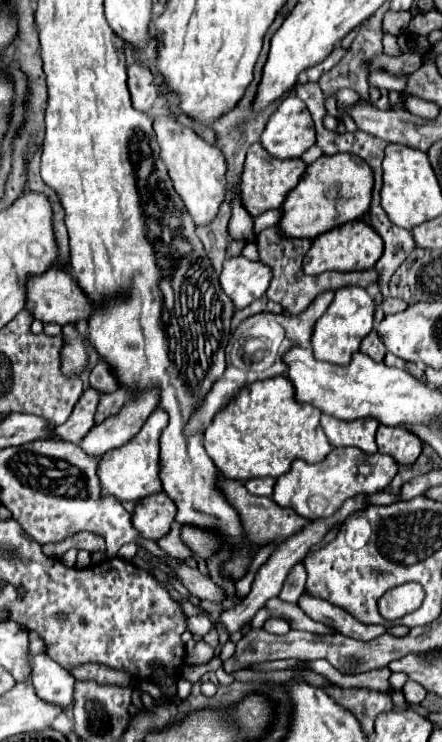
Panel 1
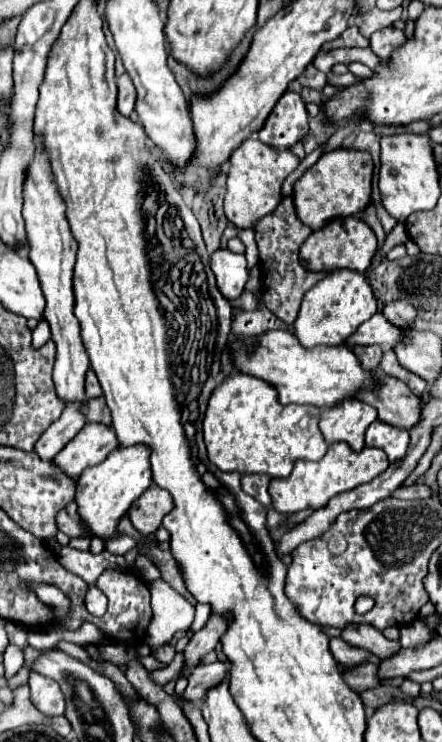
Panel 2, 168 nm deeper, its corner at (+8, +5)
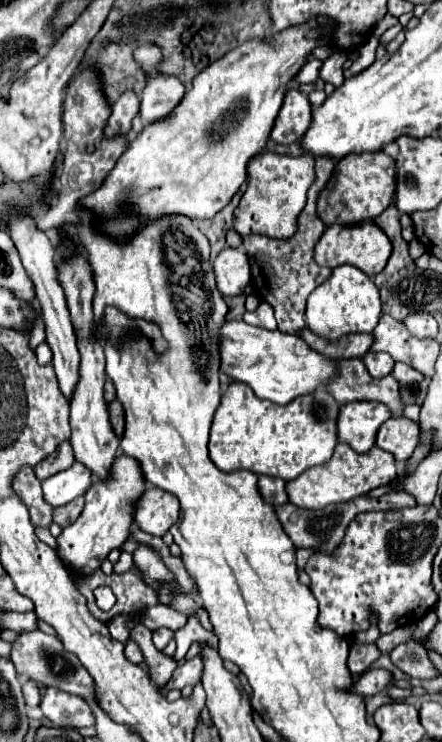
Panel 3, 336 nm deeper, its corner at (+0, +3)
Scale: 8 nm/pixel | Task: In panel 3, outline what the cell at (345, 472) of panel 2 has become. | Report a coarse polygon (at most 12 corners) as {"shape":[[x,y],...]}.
{"shape":[[338,443],[328,463],[288,481],[290,503],[324,509],[388,485],[392,453]]}

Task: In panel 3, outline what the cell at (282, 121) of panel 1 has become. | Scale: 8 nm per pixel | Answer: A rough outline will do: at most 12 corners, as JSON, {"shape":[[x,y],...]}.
{"shape":[[296,87],[288,89],[270,139],[300,141],[310,129],[312,105]]}

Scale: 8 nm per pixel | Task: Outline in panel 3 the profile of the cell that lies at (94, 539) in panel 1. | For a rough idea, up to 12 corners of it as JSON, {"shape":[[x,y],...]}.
{"shape":[[84,497],[54,509],[54,523],[74,523],[84,507]]}

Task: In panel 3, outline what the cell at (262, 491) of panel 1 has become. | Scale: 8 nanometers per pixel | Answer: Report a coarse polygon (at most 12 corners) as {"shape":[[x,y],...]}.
{"shape":[[258,477],[262,497],[272,505],[286,505],[286,481]]}

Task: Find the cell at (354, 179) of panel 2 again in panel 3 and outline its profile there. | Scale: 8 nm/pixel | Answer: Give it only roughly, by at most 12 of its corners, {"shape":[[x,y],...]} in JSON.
{"shape":[[382,151],[346,155],[318,197],[326,225],[372,221],[392,203]]}

